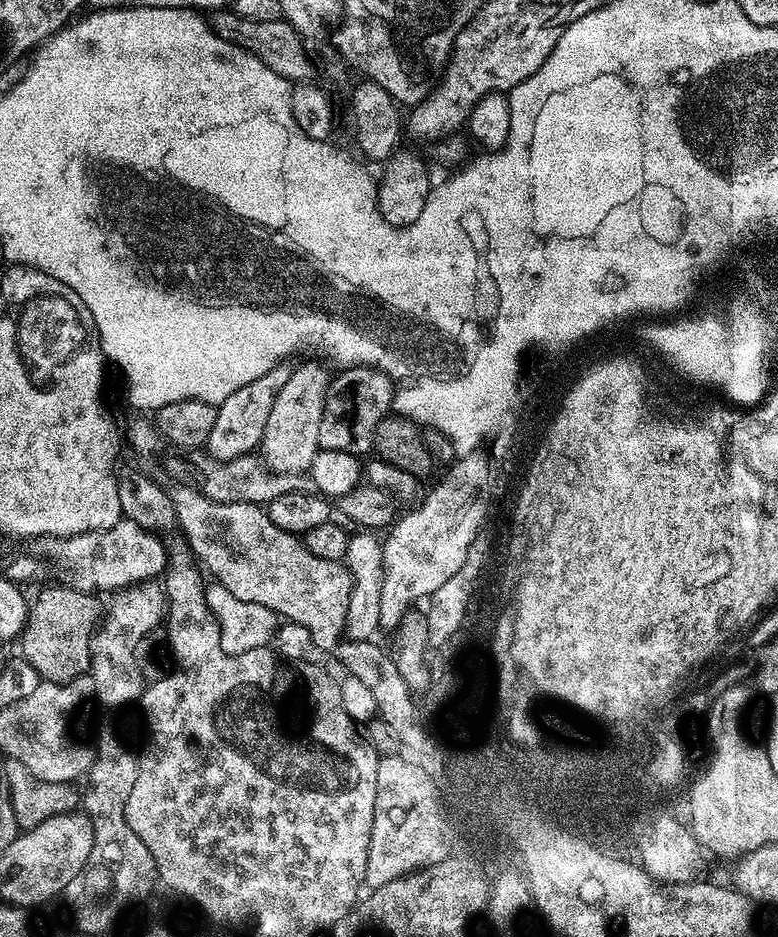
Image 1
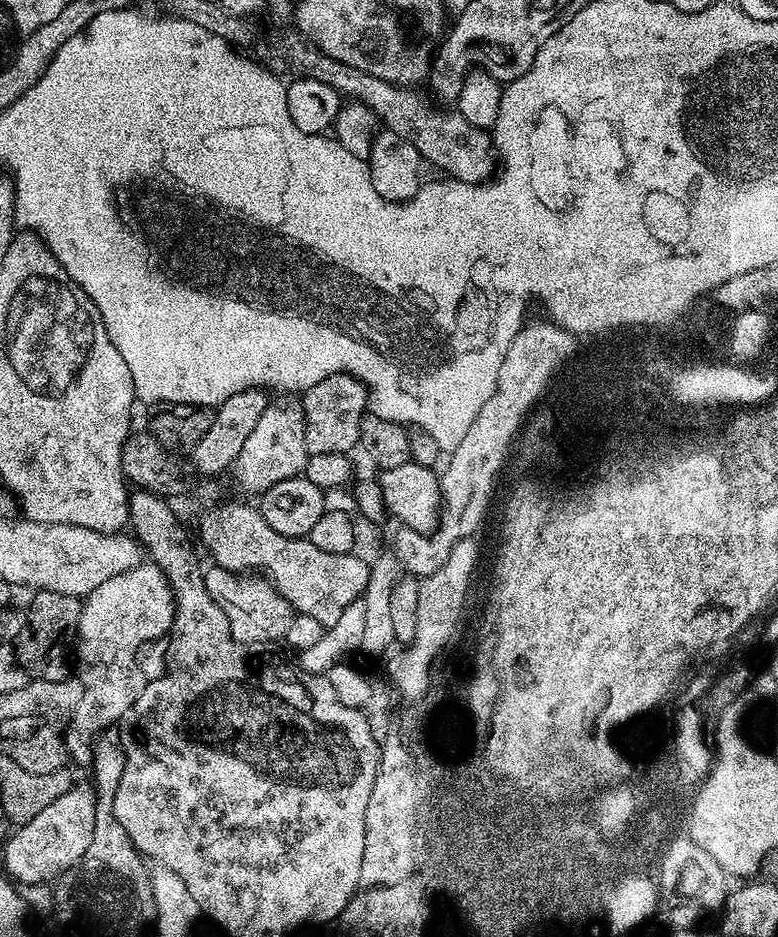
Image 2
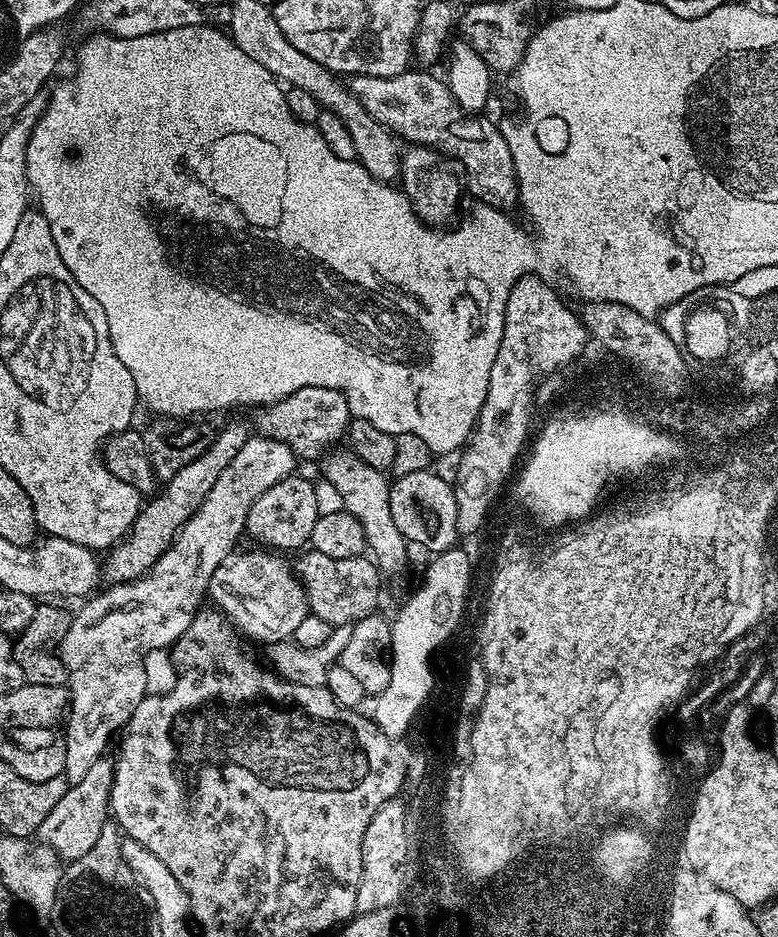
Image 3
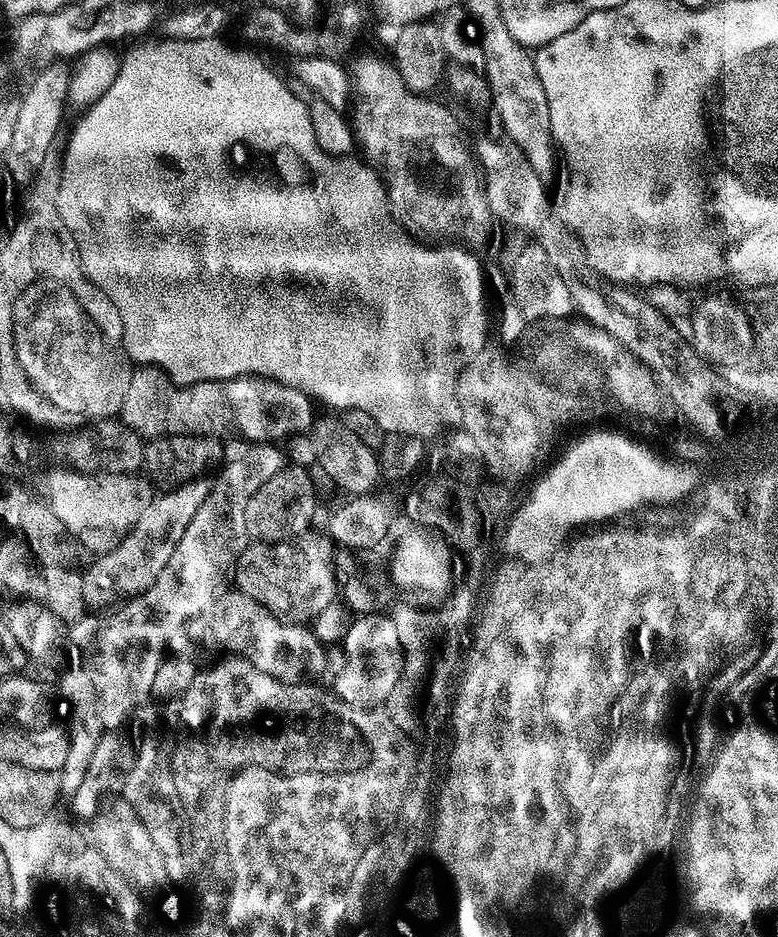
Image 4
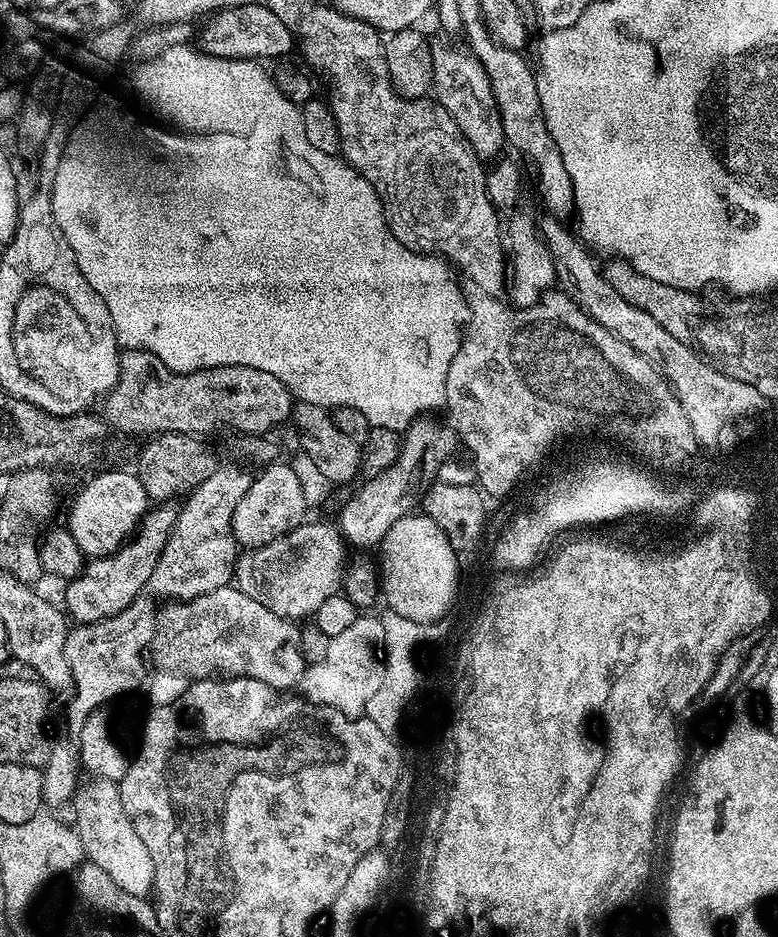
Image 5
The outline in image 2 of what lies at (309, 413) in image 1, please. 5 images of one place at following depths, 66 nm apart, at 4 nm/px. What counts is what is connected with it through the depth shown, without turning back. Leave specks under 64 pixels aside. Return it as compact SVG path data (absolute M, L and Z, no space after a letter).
M280 398L277 402L269 403L268 409L258 418L258 426L254 426L254 431L250 433L250 438L246 438L246 443L242 445L242 454L238 454L234 465L236 472L236 484L244 492L256 492L262 494L270 490L280 480L289 480L291 476L299 476L305 471L309 460L306 450L306 438L304 437L304 405L296 398Z

